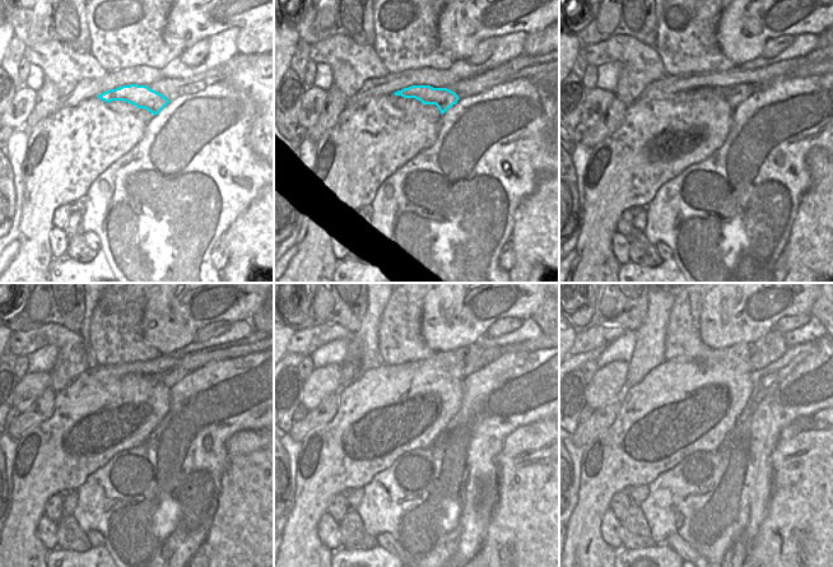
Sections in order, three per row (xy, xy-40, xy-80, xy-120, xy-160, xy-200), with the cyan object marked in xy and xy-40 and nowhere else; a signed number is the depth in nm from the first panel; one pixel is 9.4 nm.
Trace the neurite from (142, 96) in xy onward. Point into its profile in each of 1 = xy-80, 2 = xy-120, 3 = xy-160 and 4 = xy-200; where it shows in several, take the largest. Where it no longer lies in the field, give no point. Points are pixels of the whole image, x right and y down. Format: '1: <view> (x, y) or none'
1: xy-80 (735, 94)
2: xy-120 (173, 376)
3: xy-160 (473, 357)
4: xy-200 (771, 347)

